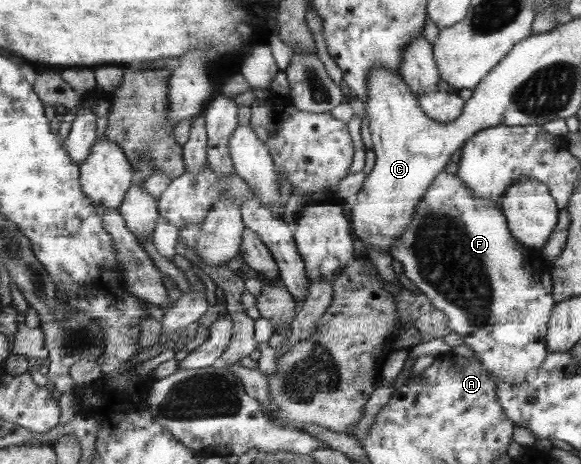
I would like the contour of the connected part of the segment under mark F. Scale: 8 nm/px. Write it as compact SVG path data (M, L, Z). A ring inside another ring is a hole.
M443 171L436 181L429 187L426 197L418 204L413 222L409 225L405 235L393 243L390 254L393 259L398 260L403 266L403 272L407 278L417 286L418 290L425 293L431 302L443 310L449 316L449 326L461 336L464 336L464 342L473 349L476 357L488 367L488 371L498 382L511 382L521 384L530 379L537 373L547 360L548 354L548 326L553 316L553 309L558 303L554 297L554 282L552 277L553 267L543 259L540 252L521 244L519 240L513 237L512 231L508 225L508 218L504 211L499 207L499 203L484 198L476 198L472 190L464 183L463 179L456 173Z

